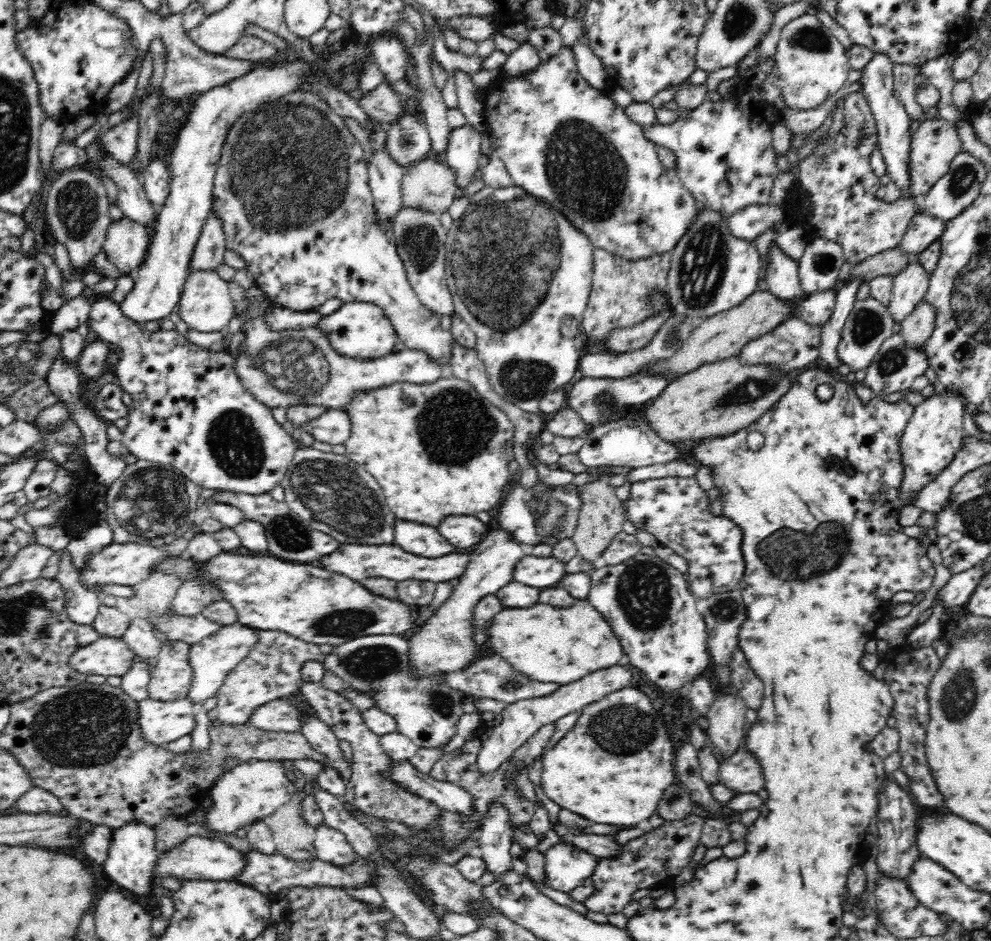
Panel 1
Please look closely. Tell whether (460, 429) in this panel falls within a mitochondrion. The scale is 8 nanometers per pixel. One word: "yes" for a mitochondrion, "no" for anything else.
yes

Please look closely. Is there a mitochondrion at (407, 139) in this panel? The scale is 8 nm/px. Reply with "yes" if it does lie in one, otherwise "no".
yes

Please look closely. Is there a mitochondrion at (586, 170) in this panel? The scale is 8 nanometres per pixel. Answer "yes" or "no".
yes

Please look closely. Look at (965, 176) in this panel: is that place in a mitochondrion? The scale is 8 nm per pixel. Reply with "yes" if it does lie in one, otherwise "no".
yes

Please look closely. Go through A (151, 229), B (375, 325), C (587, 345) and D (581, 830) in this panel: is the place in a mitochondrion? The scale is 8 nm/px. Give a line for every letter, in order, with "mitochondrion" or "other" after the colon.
A: other
B: other
C: other
D: other

